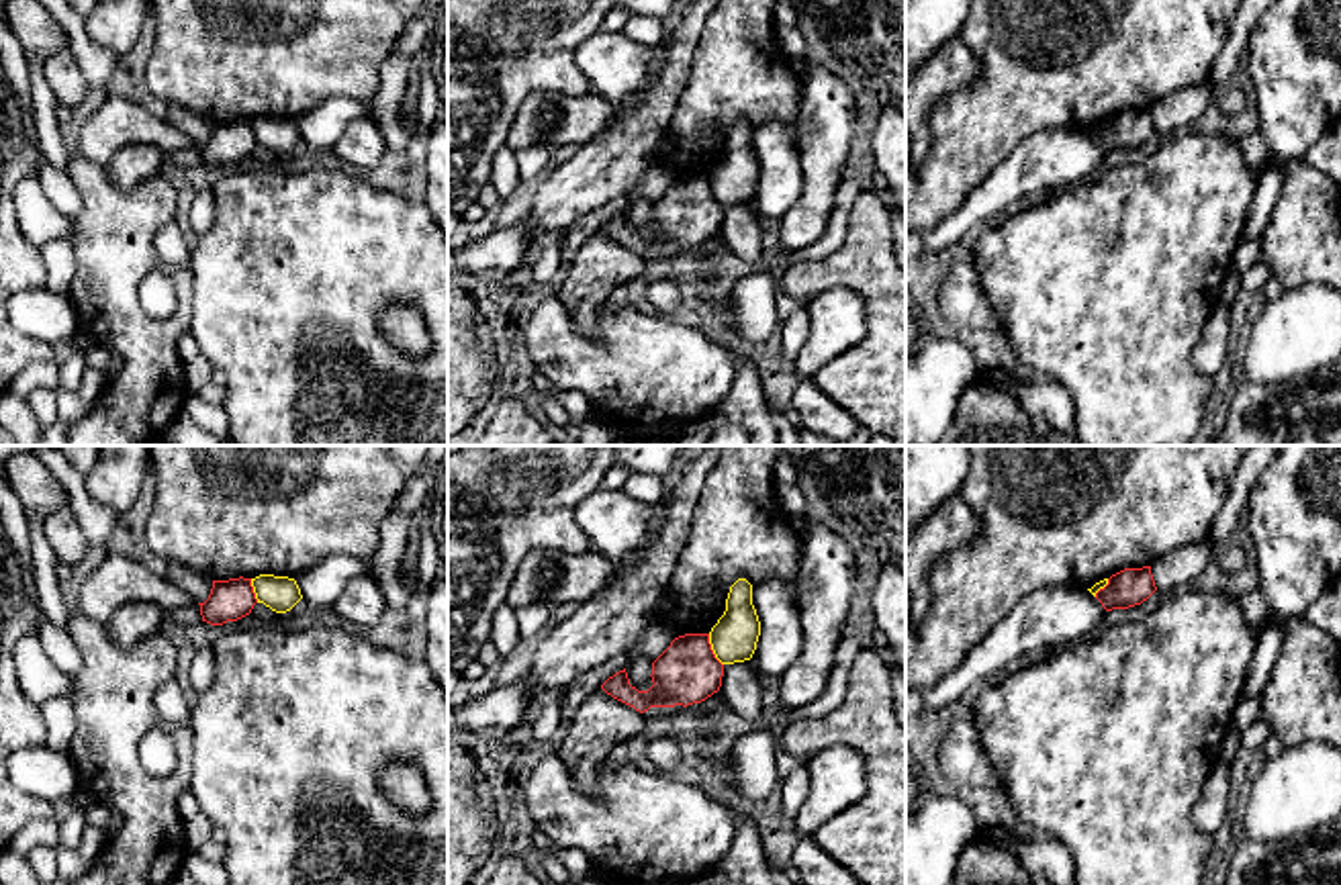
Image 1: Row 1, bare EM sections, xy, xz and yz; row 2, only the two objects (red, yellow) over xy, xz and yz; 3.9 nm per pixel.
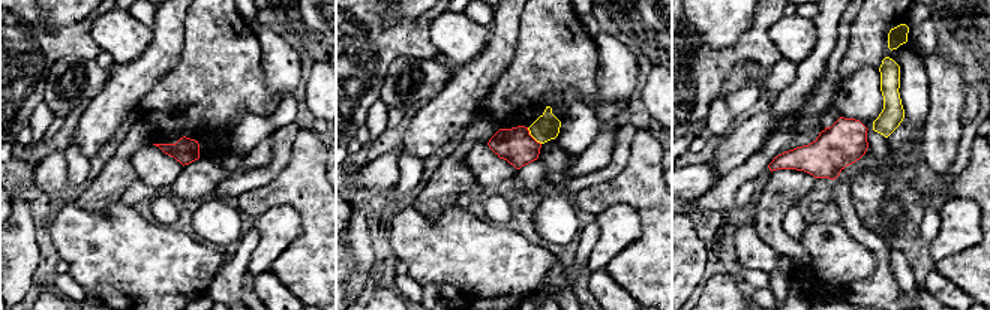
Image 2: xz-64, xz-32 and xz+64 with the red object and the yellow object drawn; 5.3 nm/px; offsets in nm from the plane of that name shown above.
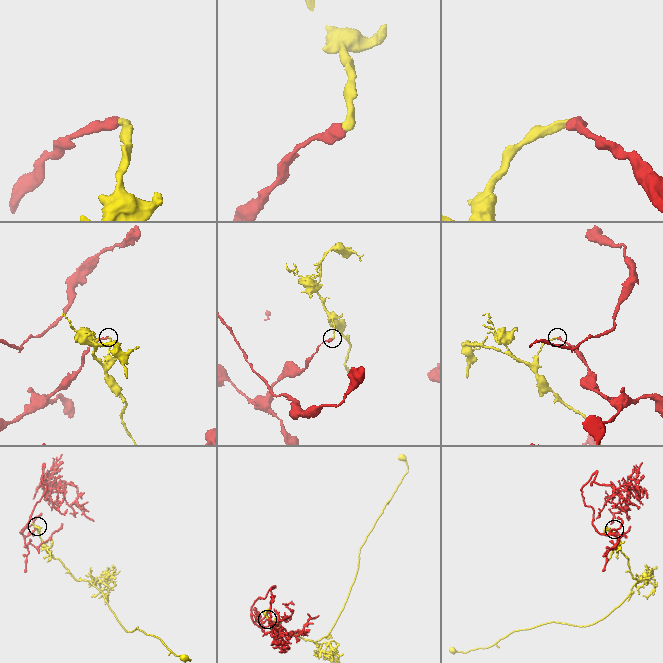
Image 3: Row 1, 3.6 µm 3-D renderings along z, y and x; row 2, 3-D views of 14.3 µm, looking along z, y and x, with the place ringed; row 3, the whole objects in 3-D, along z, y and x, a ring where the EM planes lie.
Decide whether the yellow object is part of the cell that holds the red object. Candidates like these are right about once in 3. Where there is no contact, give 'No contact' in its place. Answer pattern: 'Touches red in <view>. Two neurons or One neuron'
Touches red in xz. Two neurons

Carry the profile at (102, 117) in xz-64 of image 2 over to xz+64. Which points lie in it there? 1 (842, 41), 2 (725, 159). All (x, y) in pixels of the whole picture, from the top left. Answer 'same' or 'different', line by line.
1: same
2: same

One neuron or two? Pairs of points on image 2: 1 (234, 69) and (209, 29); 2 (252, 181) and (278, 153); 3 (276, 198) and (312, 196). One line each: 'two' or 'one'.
1: one
2: one
3: one

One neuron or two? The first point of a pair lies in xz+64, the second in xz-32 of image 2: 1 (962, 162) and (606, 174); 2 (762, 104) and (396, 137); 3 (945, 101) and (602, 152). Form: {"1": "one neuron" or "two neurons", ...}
{"1": "one neuron", "2": "one neuron", "3": "one neuron"}

